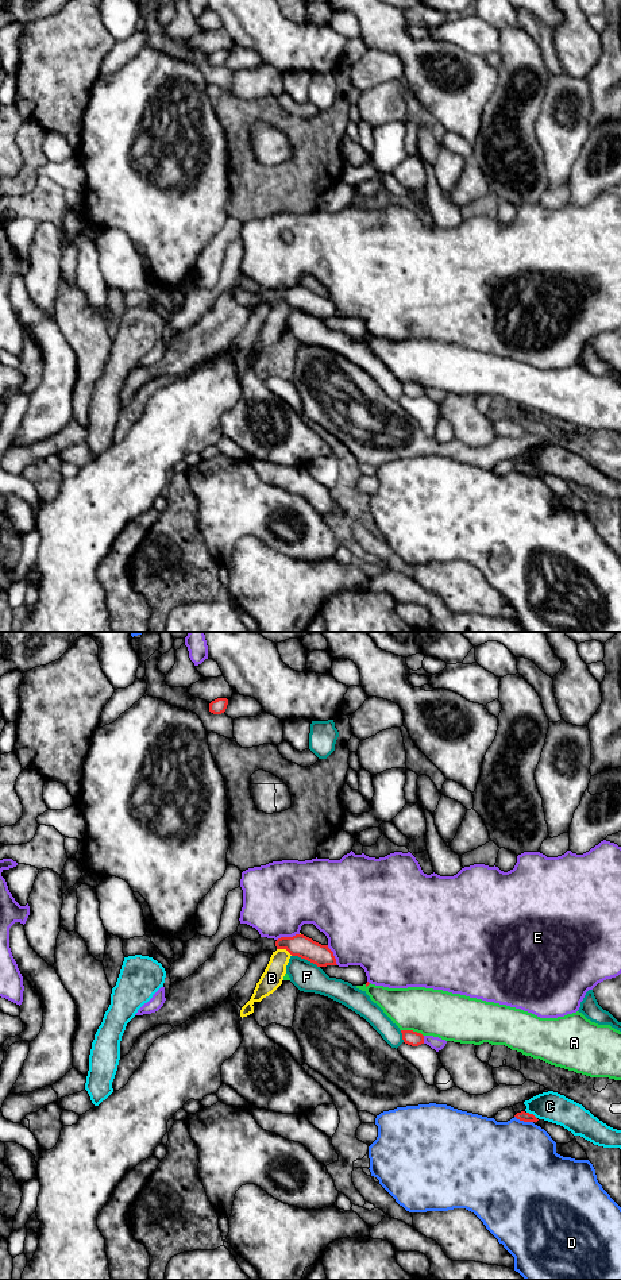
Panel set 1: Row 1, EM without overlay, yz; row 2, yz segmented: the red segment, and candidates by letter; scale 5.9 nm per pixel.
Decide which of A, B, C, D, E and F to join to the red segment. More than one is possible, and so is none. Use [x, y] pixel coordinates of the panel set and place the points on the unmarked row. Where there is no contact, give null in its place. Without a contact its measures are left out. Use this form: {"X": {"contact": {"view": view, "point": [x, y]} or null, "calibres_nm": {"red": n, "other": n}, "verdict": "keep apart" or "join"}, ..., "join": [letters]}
{"A": {"contact": {"view": "yz", "point": [412, 382]}, "calibres_nm": {"red": 90, "other": 280}, "verdict": "keep apart"}, "B": {"contact": {"view": "yz", "point": [285, 300]}, "calibres_nm": {"red": 130, "other": 120}, "verdict": "keep apart"}, "C": {"contact": {"view": "yz", "point": [532, 466]}, "calibres_nm": {"red": 60, "other": 180}, "verdict": "keep apart"}, "D": {"contact": {"view": "yz", "point": [524, 473]}, "calibres_nm": {"red": 60, "other": 480}, "verdict": "keep apart"}, "E": {"contact": {"view": "yz", "point": [288, 289]}, "calibres_nm": {"red": 130, "other": 420}, "verdict": "keep apart"}, "F": {"contact": {"view": "yz", "point": [305, 311]}, "calibres_nm": {"red": 130, "other": 180}, "verdict": "keep apart"}, "join": []}

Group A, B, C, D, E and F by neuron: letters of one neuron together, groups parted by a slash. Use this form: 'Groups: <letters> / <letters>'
Groups: A / B / C / D / E / F

